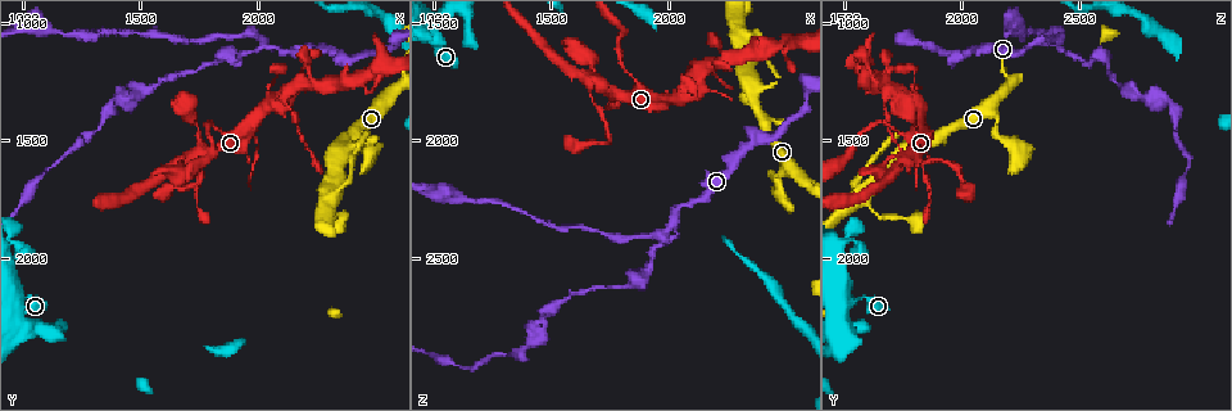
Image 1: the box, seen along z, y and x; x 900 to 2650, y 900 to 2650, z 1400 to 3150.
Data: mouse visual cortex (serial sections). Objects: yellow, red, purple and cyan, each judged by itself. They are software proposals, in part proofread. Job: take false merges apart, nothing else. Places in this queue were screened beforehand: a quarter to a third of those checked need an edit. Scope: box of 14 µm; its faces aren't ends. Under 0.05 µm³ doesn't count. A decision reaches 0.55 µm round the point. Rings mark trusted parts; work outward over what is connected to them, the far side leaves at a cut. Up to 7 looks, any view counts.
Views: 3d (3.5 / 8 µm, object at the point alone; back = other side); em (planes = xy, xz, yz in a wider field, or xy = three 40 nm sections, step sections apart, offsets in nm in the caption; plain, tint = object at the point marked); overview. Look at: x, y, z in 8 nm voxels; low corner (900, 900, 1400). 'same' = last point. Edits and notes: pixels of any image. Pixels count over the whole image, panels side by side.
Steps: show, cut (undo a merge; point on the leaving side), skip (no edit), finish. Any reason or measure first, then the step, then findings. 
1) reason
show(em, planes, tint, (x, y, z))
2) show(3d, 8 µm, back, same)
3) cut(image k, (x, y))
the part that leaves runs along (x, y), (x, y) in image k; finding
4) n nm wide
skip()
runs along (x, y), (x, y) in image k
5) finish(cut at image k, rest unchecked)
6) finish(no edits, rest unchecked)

abrupt turn
show(3d, 3.5 µm, (2470, 1530, 2230))

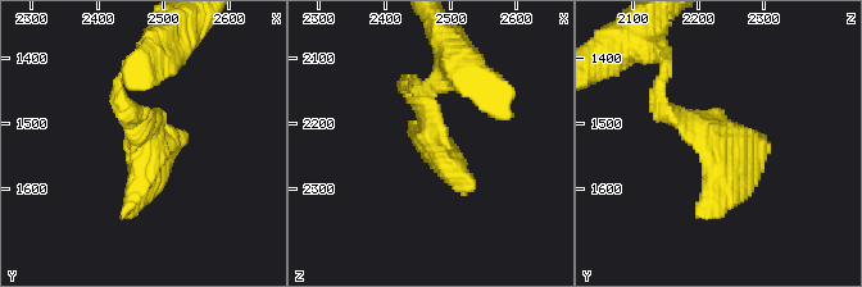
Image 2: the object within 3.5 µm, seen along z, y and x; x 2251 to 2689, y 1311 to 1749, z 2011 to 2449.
show(em, planes, tint, (2470, 1530, 2225))

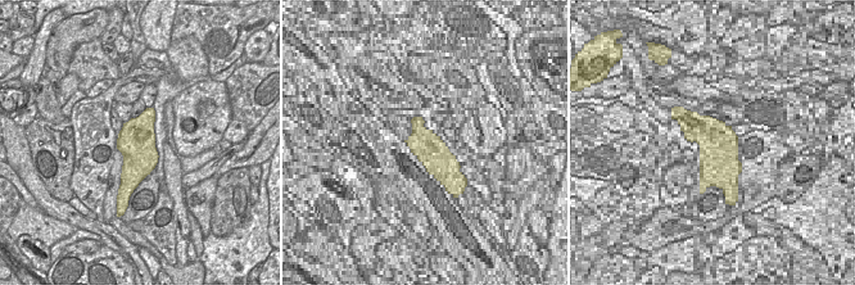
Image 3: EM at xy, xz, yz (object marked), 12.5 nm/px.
skip()
runs along (657, 98), (716, 145), (707, 219) in image 2; continuous, no second cell

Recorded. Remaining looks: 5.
arms part here
show(3d, 3.5 µm, (2040, 1080, 2340))

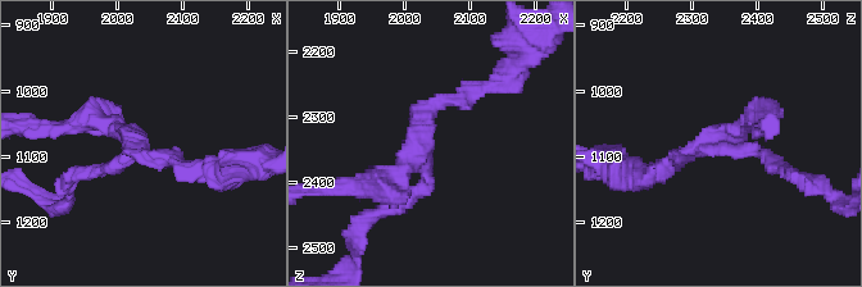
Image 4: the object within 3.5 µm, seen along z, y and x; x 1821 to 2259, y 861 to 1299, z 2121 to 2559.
need the tissue
show(em, xy, step 5, plain, (2030, 1080, 2335))

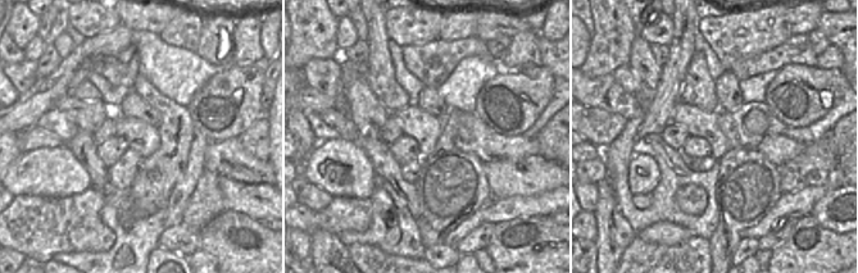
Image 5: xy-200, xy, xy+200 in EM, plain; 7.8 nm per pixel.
show(em, xy, step 5, tint, same)

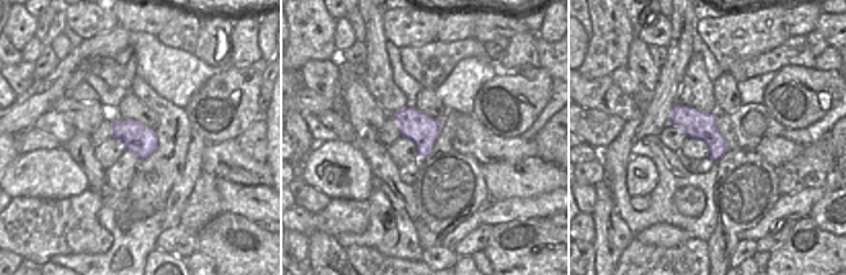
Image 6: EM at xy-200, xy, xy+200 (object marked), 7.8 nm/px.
skip()
all the same cell

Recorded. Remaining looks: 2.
looks like a crossing
show(3d, 8 µm, (2340, 1730, 1580))

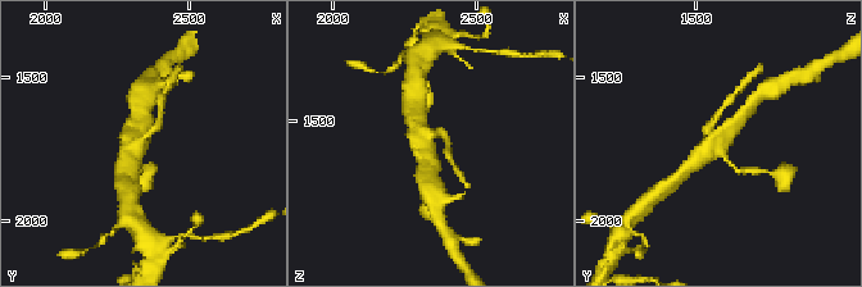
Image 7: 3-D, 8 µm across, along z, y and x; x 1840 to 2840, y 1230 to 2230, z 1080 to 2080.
shape alone is not enough
show(em, planes, tint, (2330, 1730, 1580))

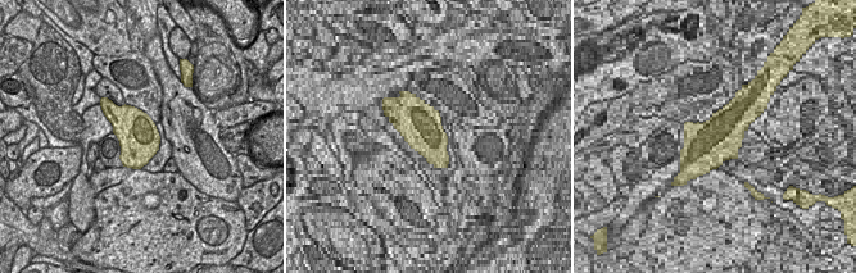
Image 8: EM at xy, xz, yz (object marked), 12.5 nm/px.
cut(image 7, (716, 117))
the part that leaves runs along (709, 133), (709, 126), (734, 94) in image 7; a second cell is stuck on

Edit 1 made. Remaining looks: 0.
finish(cut at image 7, rest unchecked)

